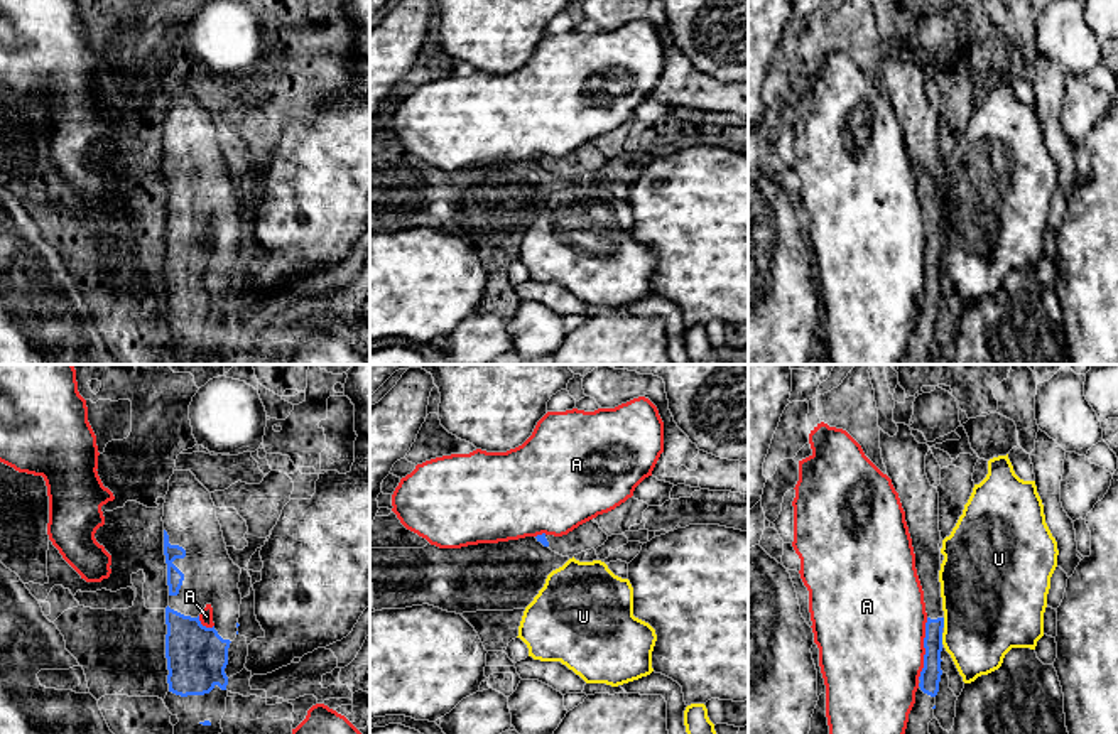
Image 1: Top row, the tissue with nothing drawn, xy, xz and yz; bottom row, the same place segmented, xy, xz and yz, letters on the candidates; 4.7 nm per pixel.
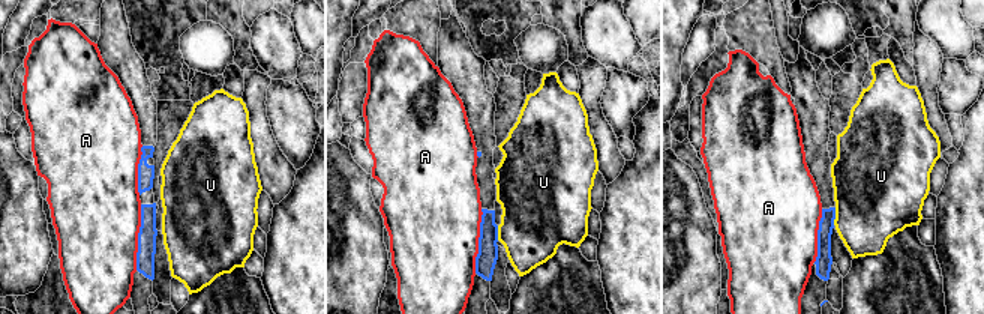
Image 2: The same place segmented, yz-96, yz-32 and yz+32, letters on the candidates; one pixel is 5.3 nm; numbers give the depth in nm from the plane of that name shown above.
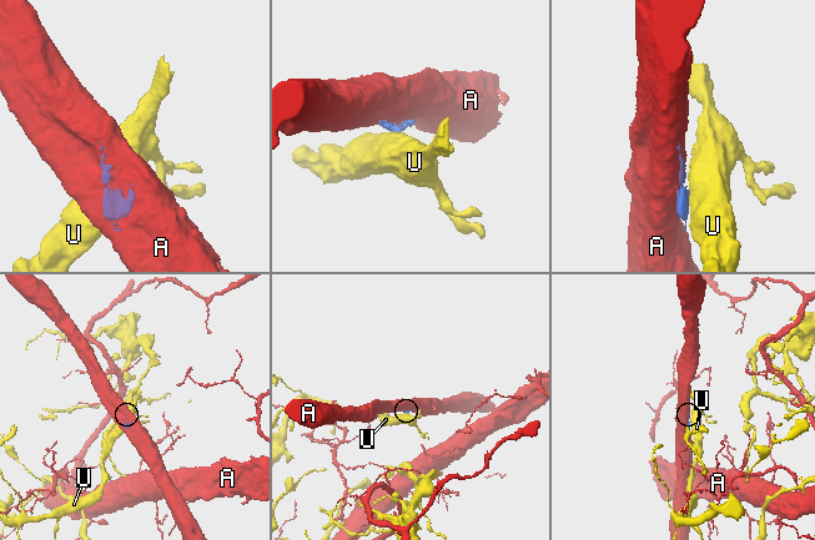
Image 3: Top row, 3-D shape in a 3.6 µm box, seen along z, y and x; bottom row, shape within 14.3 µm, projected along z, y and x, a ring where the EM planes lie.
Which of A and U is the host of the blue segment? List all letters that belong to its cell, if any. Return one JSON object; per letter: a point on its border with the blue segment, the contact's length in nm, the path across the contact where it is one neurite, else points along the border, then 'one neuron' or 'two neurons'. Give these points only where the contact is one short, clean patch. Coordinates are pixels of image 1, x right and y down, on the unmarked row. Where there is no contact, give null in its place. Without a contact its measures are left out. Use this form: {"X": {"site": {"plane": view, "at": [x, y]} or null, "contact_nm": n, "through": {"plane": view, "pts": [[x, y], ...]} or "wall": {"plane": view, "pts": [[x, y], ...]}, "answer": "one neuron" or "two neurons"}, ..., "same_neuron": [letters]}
{"A": {"site": {"plane": "yz", "at": [924, 269]}, "contact_nm": 300, "answer": "two neurons"}, "U": {"site": {"plane": "yz", "at": [941, 260]}, "contact_nm": 60, "wall": {"plane": "yz", "pts": [[941, 255], [943, 265]]}, "answer": "two neurons"}, "same_neuron": []}

